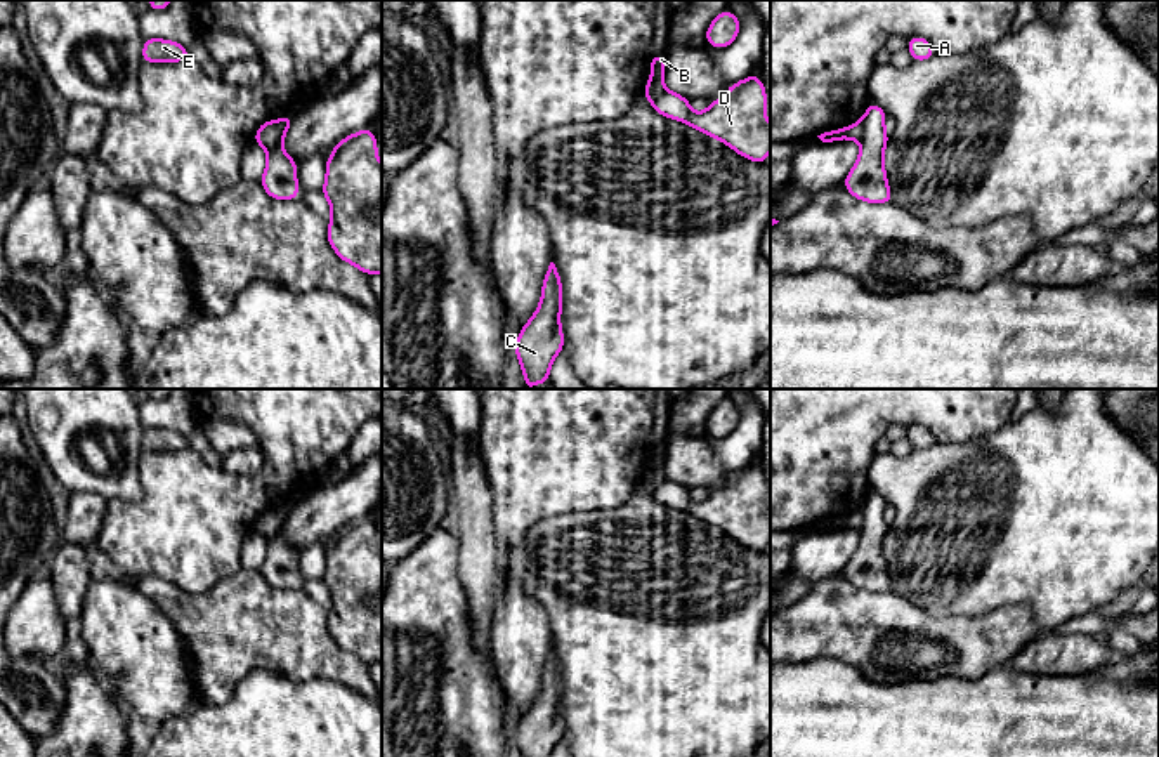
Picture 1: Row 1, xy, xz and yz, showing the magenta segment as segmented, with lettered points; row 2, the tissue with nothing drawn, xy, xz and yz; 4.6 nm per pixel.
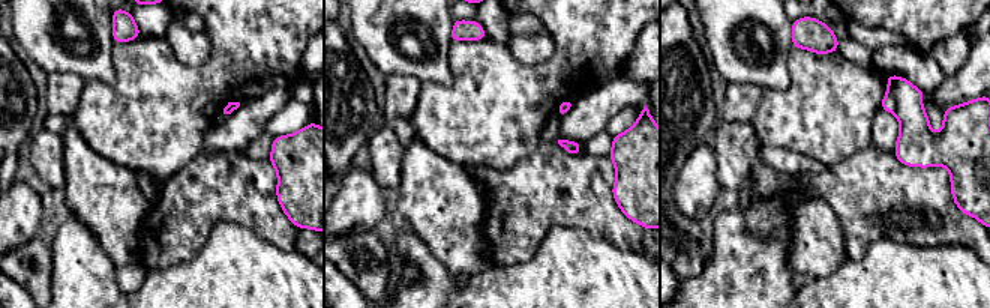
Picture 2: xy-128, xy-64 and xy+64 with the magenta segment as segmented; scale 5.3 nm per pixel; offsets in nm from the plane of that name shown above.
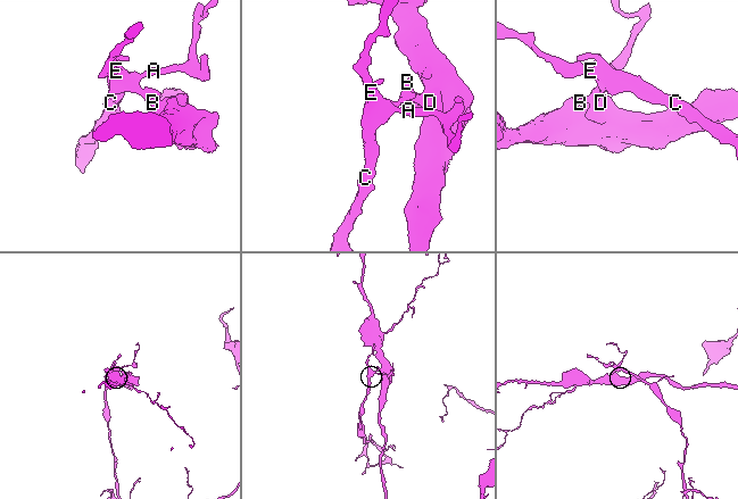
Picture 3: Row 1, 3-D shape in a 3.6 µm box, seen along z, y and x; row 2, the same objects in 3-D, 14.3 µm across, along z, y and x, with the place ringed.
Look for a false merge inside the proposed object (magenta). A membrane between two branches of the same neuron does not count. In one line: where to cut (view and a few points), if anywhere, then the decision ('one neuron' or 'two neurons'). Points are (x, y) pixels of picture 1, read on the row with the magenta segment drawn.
xy (276, 122), (280, 138), (268, 150) | two neurons

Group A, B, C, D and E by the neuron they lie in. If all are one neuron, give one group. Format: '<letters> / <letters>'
A B C E / D

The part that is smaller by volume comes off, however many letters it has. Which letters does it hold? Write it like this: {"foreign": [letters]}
{"foreign": ["A", "B", "C", "E"]}

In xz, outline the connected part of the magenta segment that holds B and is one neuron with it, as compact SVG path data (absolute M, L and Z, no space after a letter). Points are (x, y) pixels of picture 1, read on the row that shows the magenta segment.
M663 52L661 56L656 56L656 57L649 56L649 61L651 61L652 75L644 87L644 92L645 92L647 102L654 104L658 95L666 90L666 87L663 83L666 52Z

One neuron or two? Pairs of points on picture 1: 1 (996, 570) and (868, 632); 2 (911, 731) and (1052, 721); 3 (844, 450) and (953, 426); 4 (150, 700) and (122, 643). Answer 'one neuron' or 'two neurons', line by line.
1: two neurons
2: one neuron
3: one neuron
4: one neuron

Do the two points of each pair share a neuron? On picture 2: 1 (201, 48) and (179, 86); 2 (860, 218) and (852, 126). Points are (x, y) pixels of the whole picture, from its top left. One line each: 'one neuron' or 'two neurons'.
1: two neurons
2: two neurons

